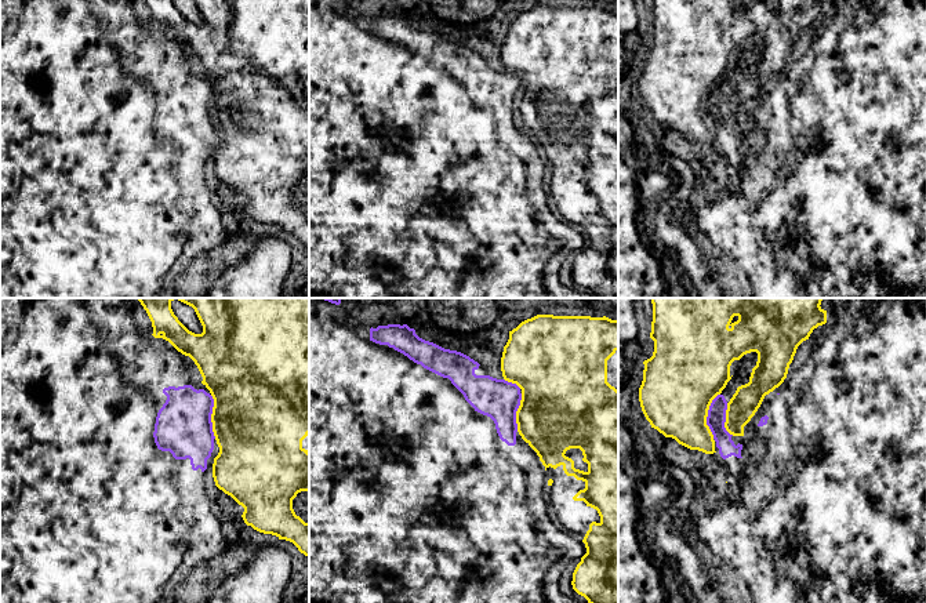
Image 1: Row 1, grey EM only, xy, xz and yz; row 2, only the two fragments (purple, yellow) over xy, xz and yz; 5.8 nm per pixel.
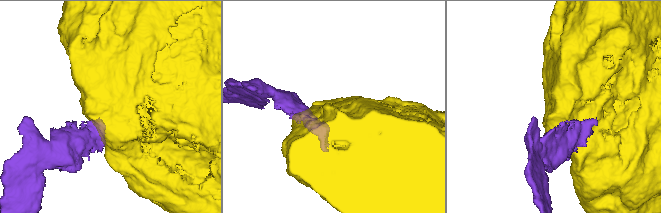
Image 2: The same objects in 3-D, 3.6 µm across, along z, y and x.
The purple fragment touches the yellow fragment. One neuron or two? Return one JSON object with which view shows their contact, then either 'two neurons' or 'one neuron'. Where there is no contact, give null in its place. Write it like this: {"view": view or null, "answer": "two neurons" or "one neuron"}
{"view": "yz", "answer": "two neurons"}

